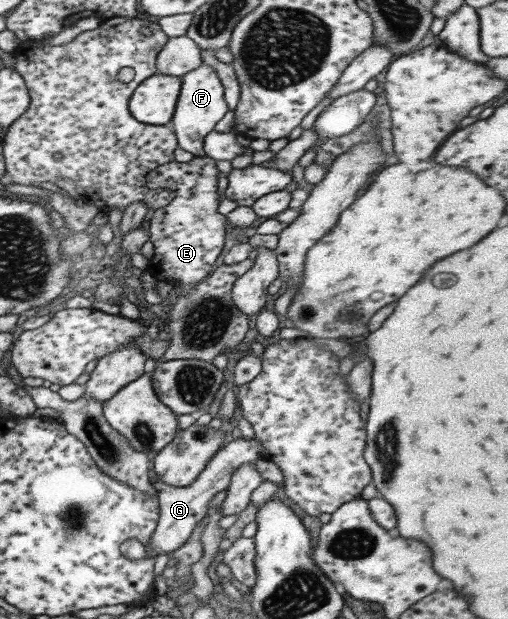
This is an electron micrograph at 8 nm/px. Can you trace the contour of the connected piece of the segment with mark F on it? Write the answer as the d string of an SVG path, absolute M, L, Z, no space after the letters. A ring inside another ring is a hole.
M202 63L197 69L189 71L181 79L181 90L177 99L175 114L173 115L173 127L181 149L189 151L194 156L205 156L204 139L213 131L215 125L220 122L228 112L228 106L224 99L224 86L218 77L215 68L207 63Z

